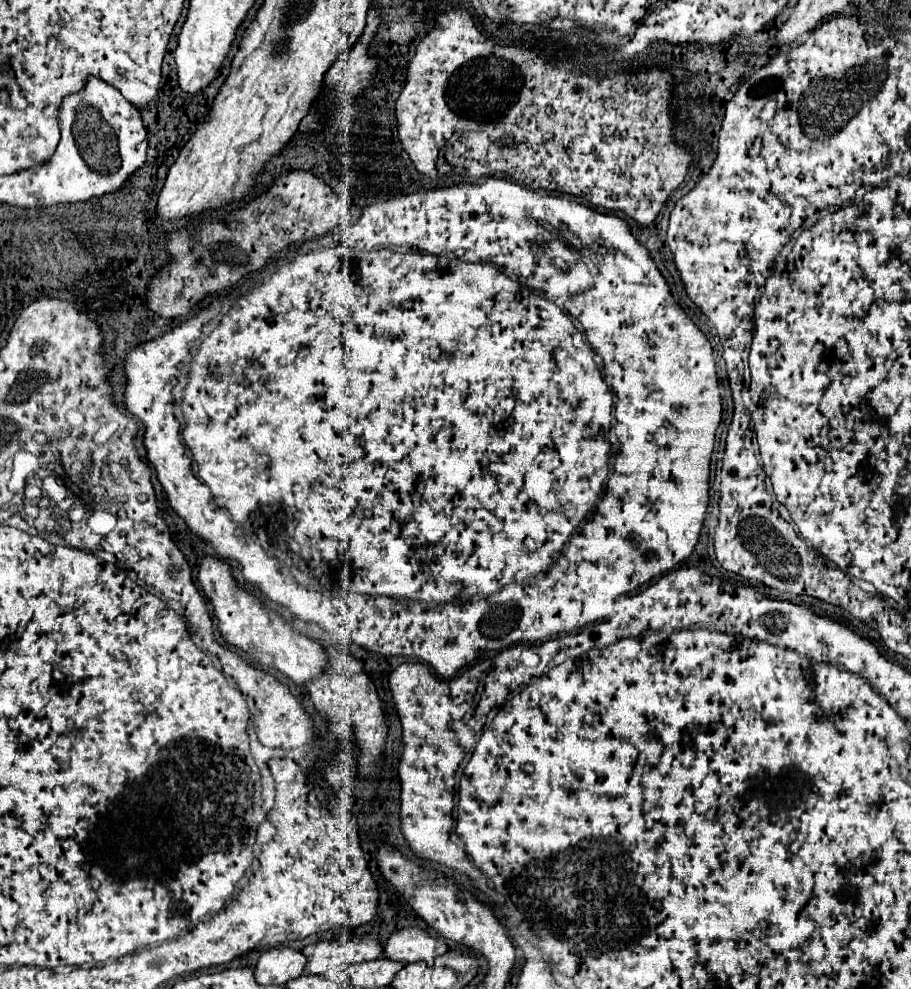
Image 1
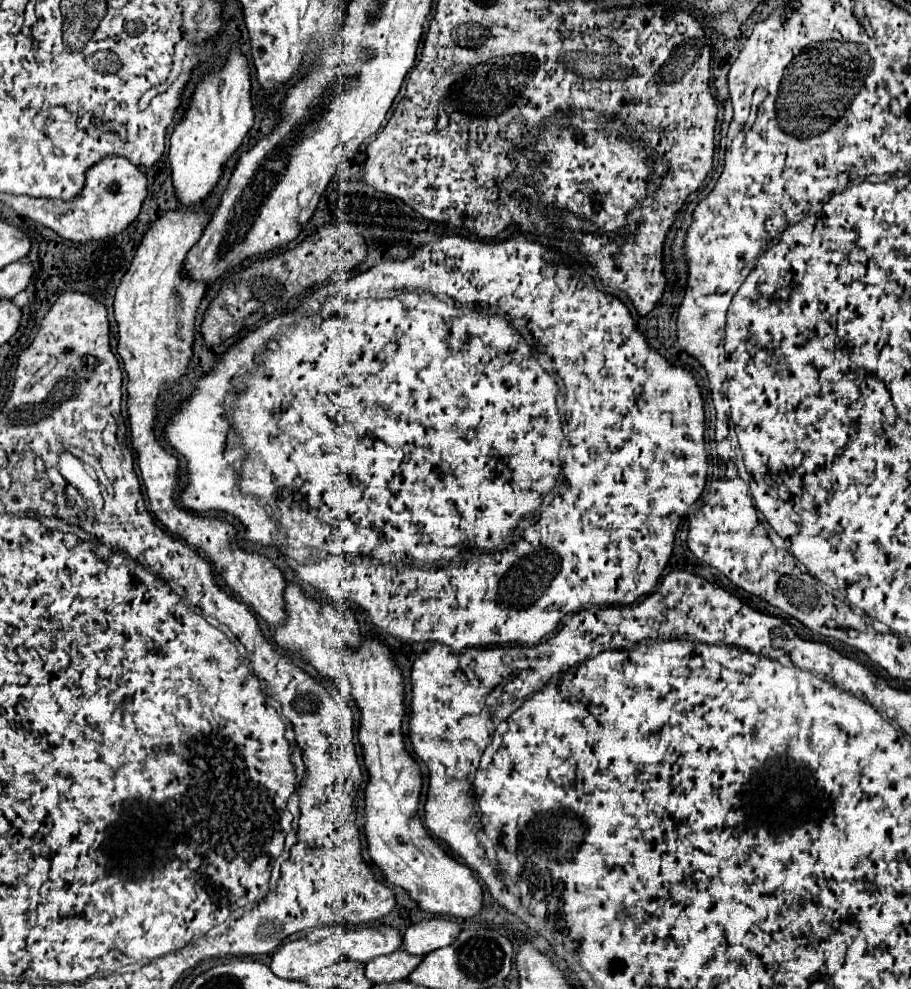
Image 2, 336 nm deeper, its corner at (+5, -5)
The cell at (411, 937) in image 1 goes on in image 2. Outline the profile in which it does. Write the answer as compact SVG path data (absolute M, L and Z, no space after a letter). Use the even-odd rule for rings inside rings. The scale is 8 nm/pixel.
M449 918L421 920L407 928L403 936L403 950L409 954L425 956L437 948L449 946L459 936L459 924Z

